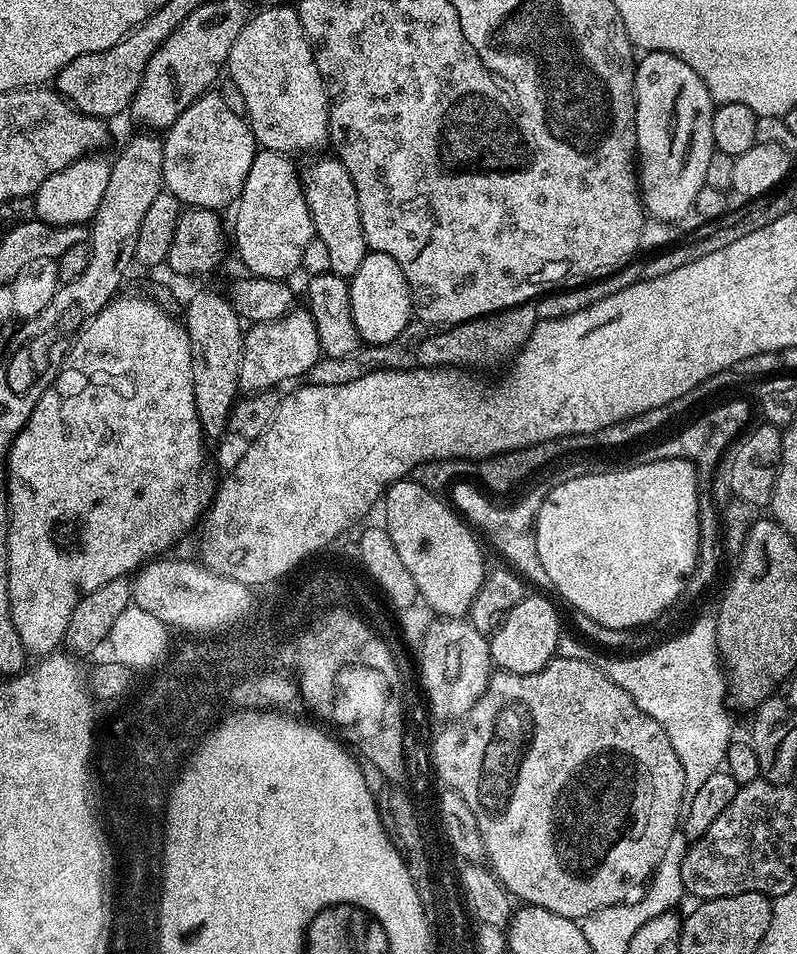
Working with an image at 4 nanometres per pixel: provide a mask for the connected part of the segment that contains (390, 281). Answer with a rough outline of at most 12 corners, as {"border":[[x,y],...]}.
{"border":[[369,251],[350,277],[365,345],[413,319],[412,292],[390,254]]}

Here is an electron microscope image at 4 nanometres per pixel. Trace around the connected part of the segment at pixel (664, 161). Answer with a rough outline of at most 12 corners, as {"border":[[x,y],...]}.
{"border":[[669,52],[636,65],[644,211],[693,215],[714,151],[708,87]]}

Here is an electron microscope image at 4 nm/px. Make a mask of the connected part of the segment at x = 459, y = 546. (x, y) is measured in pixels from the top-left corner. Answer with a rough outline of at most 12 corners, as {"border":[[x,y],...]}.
{"border":[[411,478],[382,497],[419,599],[465,615],[486,563],[473,529]]}

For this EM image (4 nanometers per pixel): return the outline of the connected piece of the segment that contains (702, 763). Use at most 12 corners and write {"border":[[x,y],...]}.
{"border":[[715,619],[641,656],[594,661],[650,714],[678,762],[690,814],[734,740]]}

